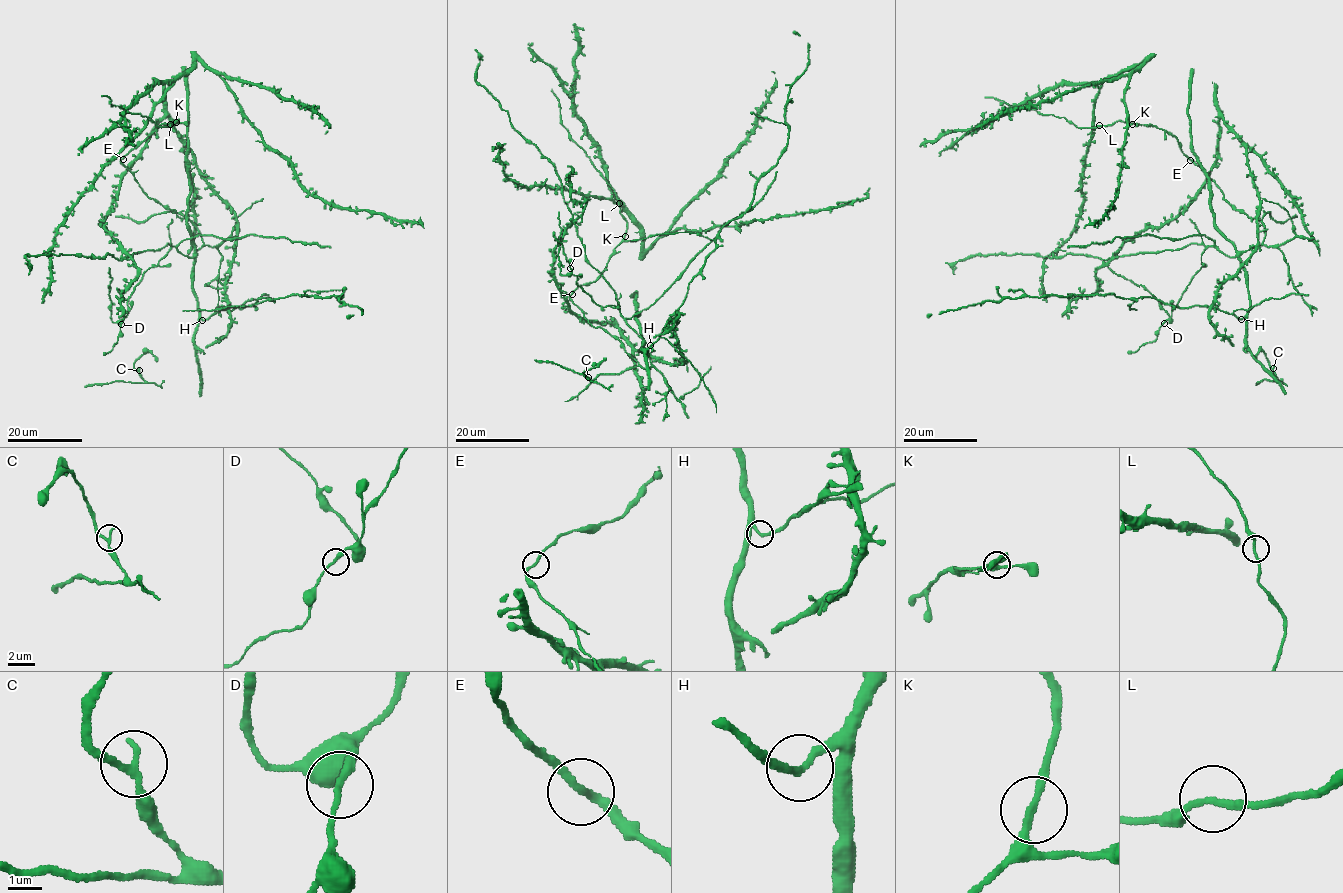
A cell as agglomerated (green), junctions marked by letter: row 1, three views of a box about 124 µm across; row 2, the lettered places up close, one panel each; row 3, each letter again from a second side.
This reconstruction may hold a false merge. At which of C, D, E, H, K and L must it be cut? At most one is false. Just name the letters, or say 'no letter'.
no letter

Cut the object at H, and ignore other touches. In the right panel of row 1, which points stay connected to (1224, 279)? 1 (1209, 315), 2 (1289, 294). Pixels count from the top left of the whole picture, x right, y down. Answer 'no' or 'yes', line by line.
1: yes
2: no

